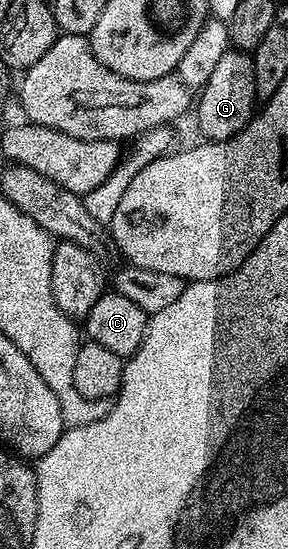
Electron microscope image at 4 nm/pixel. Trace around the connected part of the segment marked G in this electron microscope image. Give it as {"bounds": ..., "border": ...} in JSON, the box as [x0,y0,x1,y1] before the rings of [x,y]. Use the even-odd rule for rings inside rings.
{"bounds":[196,50,258,142],"border":[[[226,50],[224,56],[220,56],[212,76],[208,76],[208,84],[202,86],[196,98],[198,130],[202,133],[201,137],[212,142],[223,142],[236,136],[254,117],[254,102],[258,101],[253,57],[244,50]]]}

